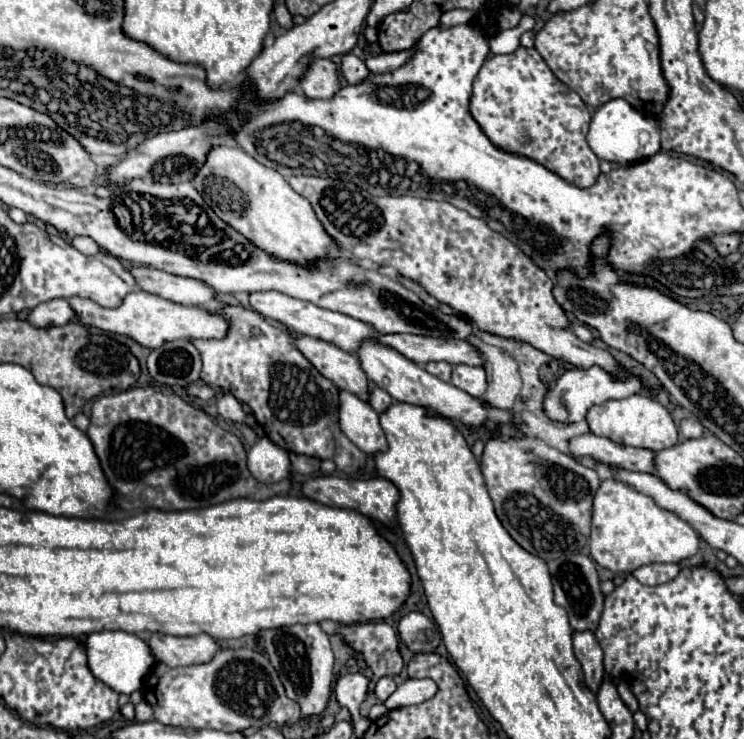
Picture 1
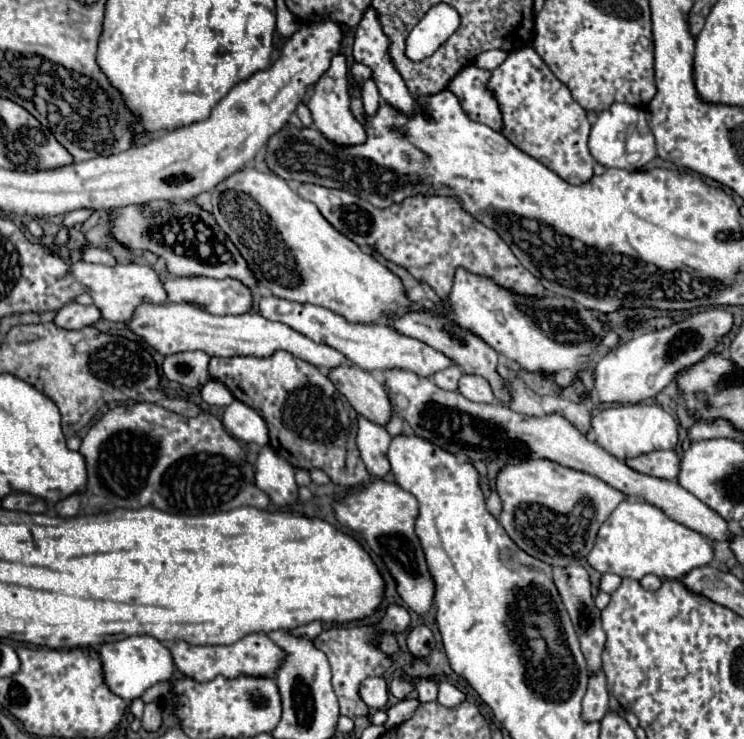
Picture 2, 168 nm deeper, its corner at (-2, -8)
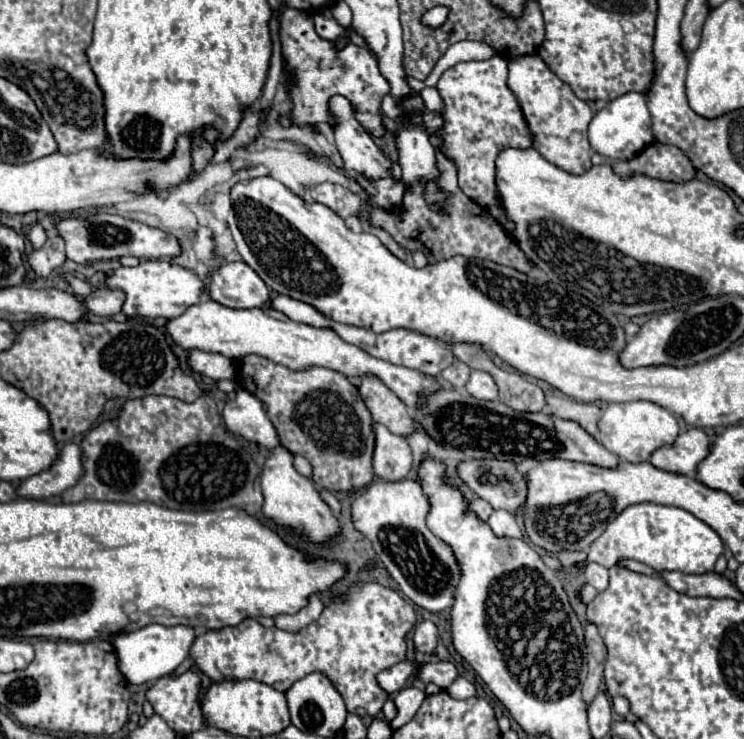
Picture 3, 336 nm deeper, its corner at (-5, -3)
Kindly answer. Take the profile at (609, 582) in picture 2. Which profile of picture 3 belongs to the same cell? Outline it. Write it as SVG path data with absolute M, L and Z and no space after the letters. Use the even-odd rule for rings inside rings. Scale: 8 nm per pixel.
M588 563L588 567L584 569L584 577L586 583L596 587L598 591L604 591L608 587L608 569L598 563Z

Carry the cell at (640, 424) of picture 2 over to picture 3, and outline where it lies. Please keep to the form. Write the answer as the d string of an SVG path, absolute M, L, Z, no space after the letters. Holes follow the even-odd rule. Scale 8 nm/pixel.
M626 401L626 403L610 403L600 421L600 443L614 453L620 461L628 461L628 463L642 463L648 461L650 455L668 443L674 443L674 439L678 437L678 421L676 417L652 403L652 401Z

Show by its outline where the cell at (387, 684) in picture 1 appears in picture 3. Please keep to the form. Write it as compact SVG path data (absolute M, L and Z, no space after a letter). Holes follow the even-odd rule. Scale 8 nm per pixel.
M440 661L440 663L426 663L422 665L418 677L424 681L424 683L436 683L440 689L448 689L456 677L458 677L458 669L454 663L450 661Z

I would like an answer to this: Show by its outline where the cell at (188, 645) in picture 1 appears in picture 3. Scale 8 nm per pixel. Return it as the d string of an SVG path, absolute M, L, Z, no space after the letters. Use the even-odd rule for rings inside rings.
M354 583L344 597L332 597L332 603L324 607L318 621L298 633L288 633L278 627L266 629L248 617L236 627L200 633L190 649L190 657L212 681L254 679L282 693L304 675L318 671L324 673L342 695L348 713L376 717L388 699L376 675L406 659L406 635L410 627L414 627L414 621L412 605L396 591L380 583Z

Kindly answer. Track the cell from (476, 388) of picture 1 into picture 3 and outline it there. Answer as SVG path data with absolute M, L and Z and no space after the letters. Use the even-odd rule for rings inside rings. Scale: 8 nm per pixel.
M472 371L470 379L466 383L466 389L476 399L486 399L486 401L498 399L498 387L496 387L492 375L486 371Z

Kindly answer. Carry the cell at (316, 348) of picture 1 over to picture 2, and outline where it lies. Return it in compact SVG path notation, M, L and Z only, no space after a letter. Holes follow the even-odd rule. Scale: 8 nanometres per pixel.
M349 364L331 368L327 376L335 384L335 388L349 400L357 414L365 416L375 424L387 424L387 420L393 414L391 402L383 384L379 384L369 372Z

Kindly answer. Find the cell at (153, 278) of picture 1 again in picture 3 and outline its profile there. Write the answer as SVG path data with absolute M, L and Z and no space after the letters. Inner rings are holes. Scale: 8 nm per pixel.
M244 261L220 265L210 277L208 295L232 309L262 307L270 301L268 285Z

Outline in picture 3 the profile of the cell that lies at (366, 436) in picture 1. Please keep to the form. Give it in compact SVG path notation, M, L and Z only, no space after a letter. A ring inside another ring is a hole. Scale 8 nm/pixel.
M374 425L376 449L374 449L374 473L384 481L400 481L412 469L412 451L404 437L390 433L382 425Z

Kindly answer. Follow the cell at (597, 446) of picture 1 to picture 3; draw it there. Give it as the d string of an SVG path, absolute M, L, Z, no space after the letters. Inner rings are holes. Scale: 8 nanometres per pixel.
M688 429L680 433L672 445L664 445L656 449L650 457L650 463L654 463L654 467L662 467L664 471L682 471L682 475L696 475L696 467L700 461L708 457L710 447L712 447L712 441L702 429Z

